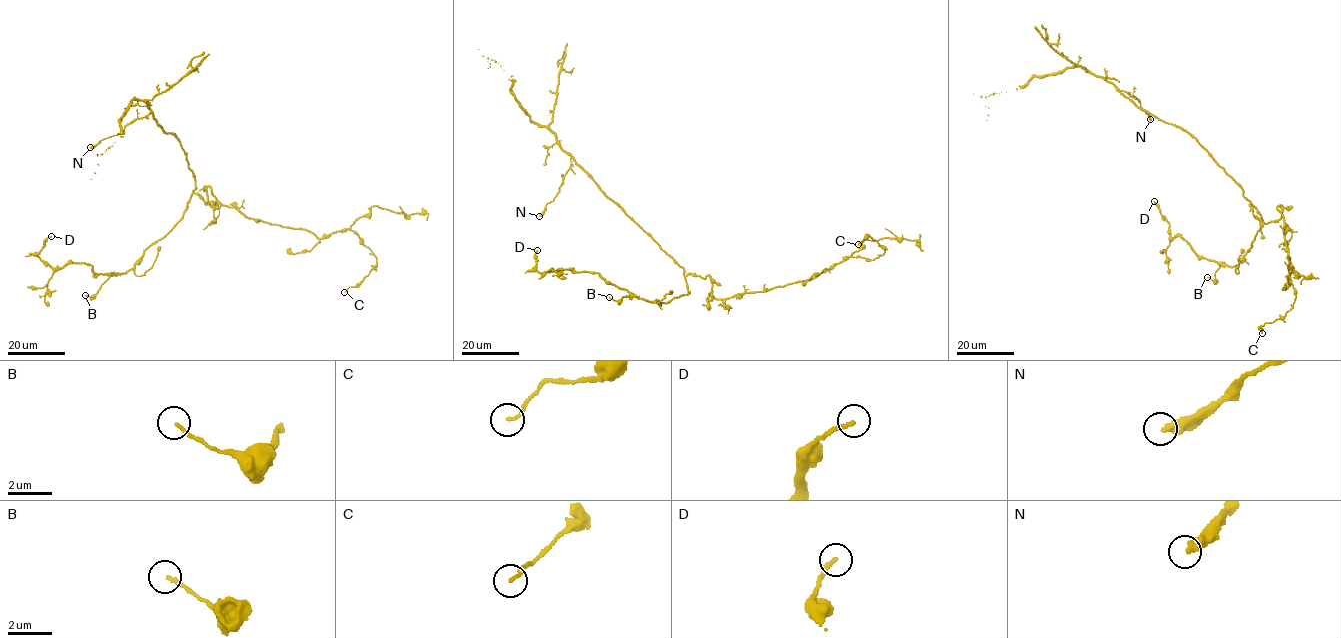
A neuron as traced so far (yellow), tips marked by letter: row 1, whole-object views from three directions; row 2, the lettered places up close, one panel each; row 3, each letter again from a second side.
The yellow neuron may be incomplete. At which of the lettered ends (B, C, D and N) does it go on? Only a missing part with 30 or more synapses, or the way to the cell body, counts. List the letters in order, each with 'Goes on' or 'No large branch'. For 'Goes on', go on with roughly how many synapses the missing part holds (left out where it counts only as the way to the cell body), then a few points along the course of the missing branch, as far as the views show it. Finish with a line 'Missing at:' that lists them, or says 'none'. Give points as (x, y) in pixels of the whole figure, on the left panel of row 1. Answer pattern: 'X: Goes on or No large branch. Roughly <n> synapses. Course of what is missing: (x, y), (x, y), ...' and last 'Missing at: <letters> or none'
B: No large branch
C: No large branch
D: No large branch
N: No large branch
Missing at: none

